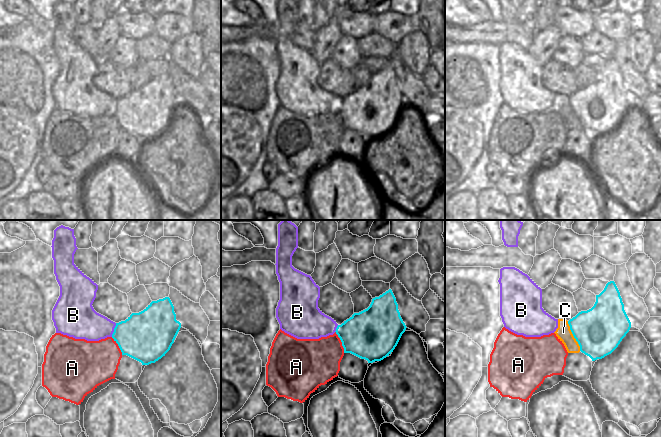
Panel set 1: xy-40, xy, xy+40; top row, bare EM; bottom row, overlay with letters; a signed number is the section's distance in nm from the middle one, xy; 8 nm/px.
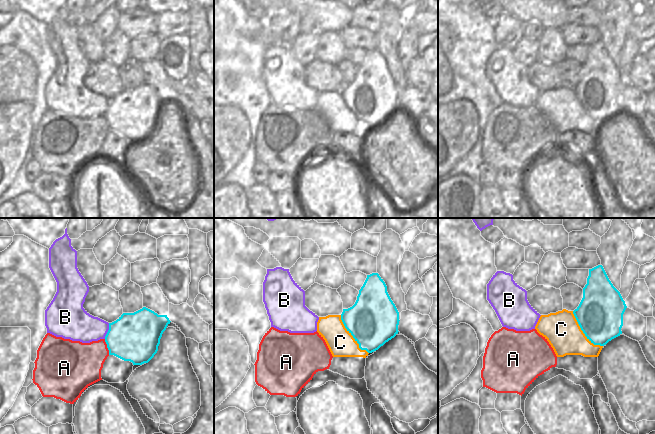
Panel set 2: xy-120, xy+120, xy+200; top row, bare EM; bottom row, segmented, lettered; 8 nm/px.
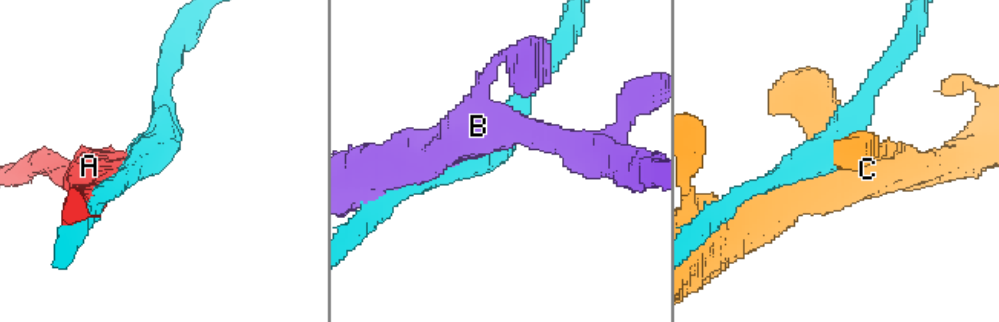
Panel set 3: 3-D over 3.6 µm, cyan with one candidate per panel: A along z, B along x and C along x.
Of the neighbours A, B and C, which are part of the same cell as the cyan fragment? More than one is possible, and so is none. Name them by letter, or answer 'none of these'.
none of these

